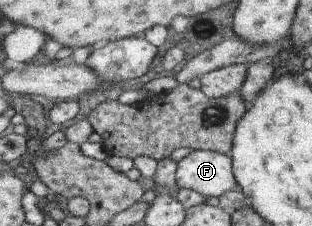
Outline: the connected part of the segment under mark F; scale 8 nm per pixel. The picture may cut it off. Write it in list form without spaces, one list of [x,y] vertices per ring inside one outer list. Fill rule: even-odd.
[[[212,149],[195,150],[178,162],[178,185],[218,199],[239,189],[231,155]]]

